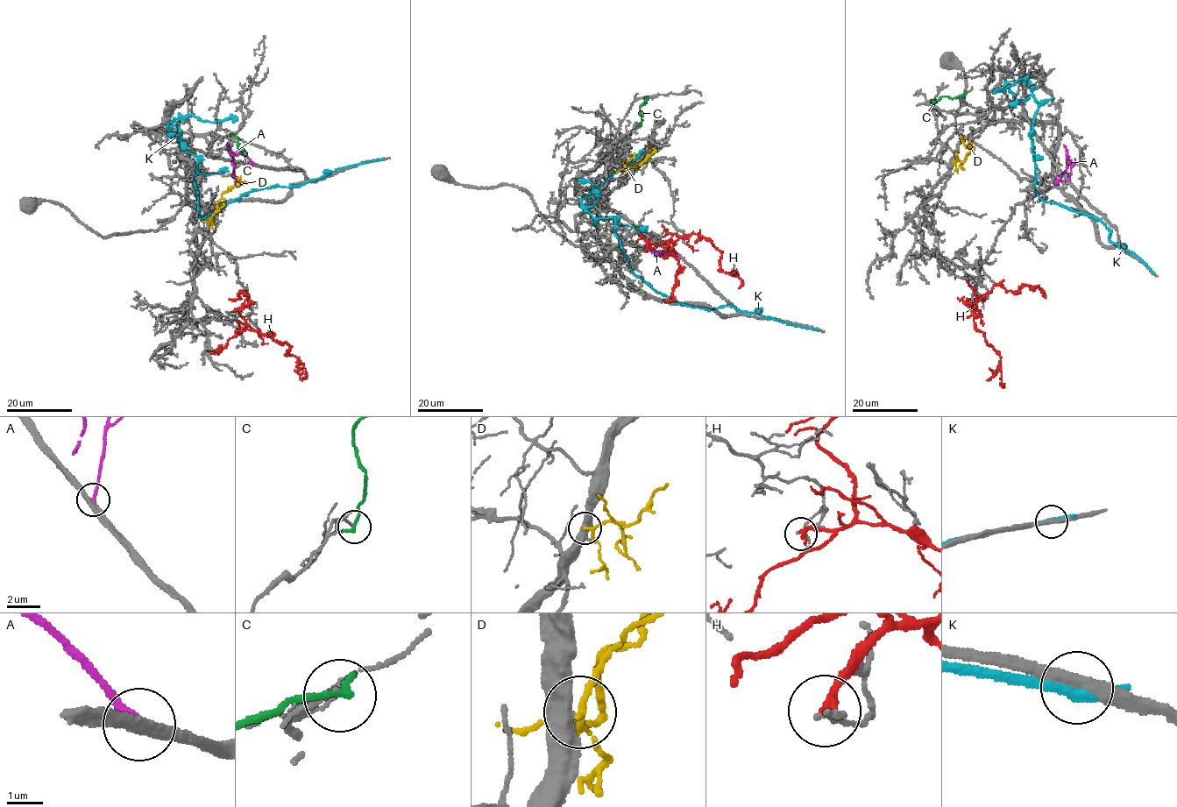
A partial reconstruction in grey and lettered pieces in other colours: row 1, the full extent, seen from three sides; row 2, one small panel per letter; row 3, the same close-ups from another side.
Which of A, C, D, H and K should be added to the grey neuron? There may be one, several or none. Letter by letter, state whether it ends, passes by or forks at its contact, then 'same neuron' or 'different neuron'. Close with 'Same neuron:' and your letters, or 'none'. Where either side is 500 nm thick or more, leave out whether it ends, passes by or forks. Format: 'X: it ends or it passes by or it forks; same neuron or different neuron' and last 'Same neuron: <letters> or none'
A: it ends; different neuron
C: it ends; different neuron
D: it passes by; different neuron
H: it ends; different neuron
K: it passes by; different neuron
Same neuron: none

